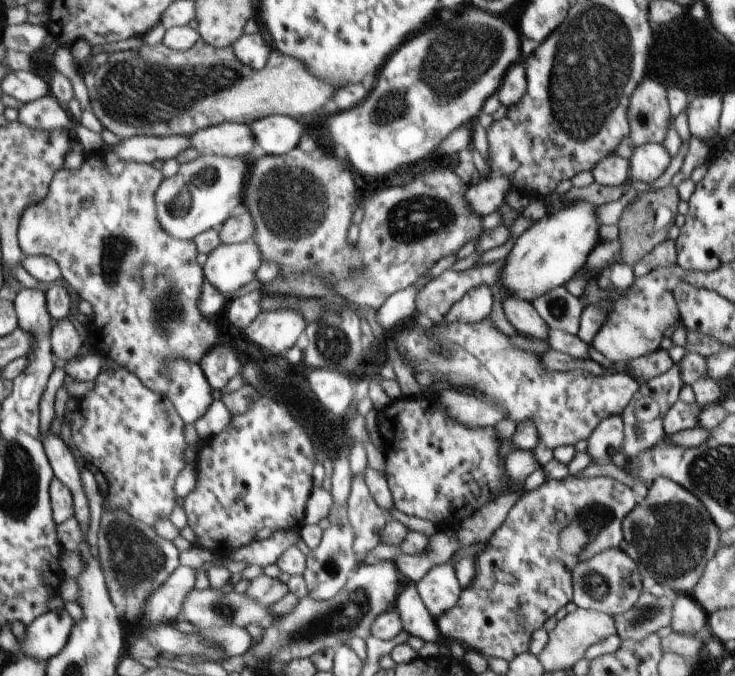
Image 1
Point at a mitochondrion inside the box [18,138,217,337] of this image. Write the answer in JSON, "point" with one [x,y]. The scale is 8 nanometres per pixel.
{"point":[116,251]}

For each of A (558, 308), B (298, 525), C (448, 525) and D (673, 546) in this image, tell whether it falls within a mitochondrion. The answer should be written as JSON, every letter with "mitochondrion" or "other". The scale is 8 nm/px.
{"A":"mitochondrion","B":"other","C":"other","D":"mitochondrion"}

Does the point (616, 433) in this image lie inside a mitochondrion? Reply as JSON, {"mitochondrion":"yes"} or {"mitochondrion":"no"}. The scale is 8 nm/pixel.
{"mitochondrion":"no"}

